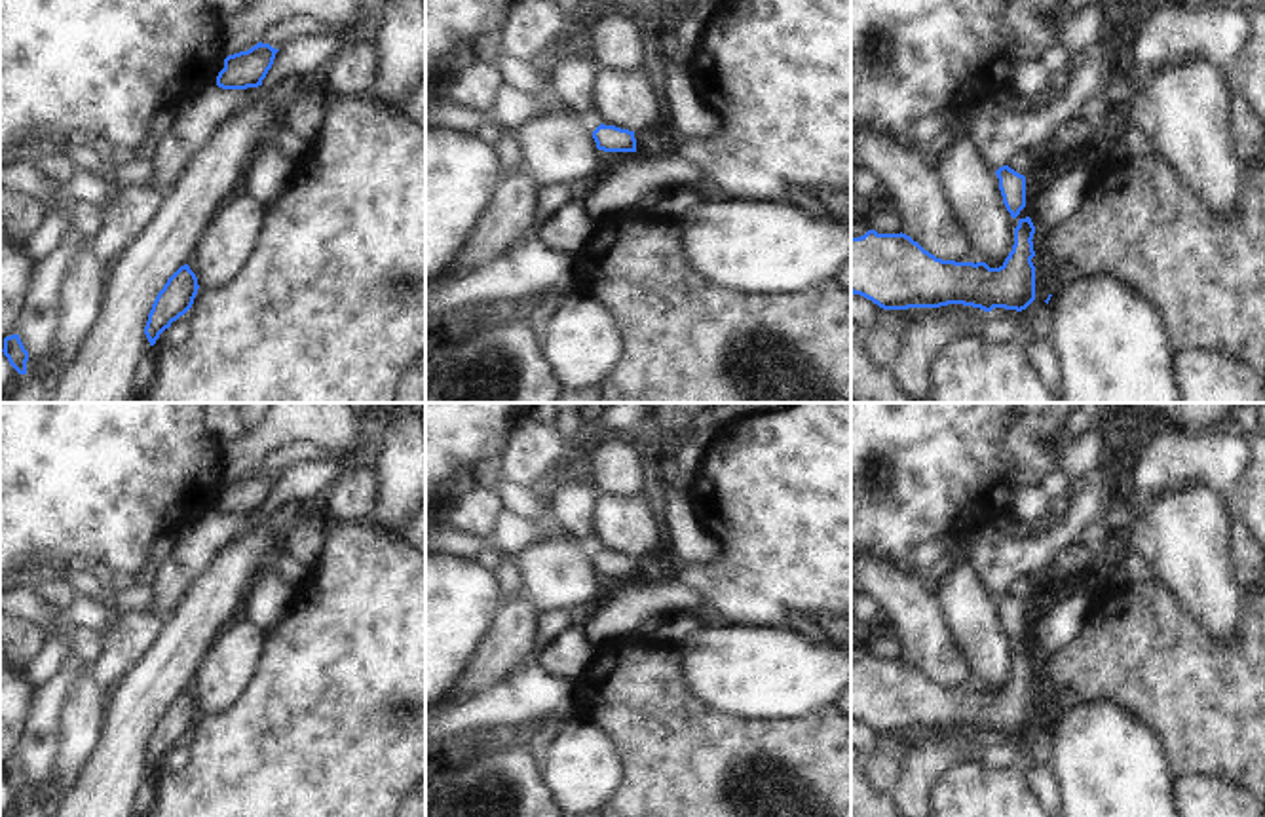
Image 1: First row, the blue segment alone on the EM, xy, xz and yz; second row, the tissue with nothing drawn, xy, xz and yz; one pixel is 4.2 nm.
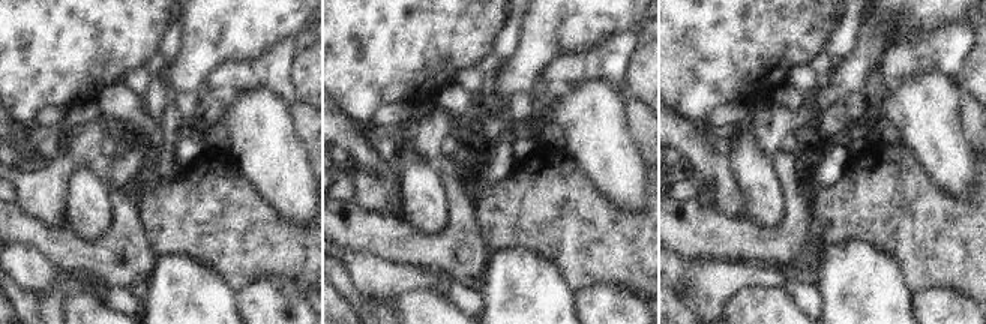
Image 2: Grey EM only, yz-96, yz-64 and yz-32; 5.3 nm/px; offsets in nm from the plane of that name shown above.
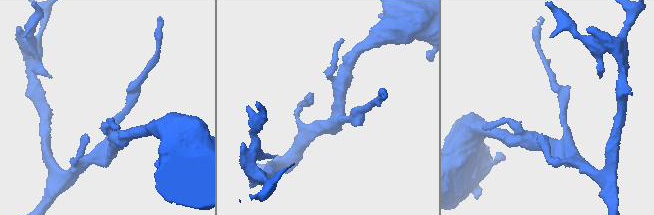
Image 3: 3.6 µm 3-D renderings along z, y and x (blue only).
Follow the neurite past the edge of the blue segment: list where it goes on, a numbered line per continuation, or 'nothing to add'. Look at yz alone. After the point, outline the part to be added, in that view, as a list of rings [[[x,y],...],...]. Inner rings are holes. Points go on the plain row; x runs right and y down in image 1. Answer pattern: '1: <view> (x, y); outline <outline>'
nothing to add

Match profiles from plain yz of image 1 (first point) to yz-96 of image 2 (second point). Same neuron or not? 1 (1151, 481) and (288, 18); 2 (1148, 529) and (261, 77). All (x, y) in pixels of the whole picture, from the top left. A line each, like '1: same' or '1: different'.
1: different
2: different

